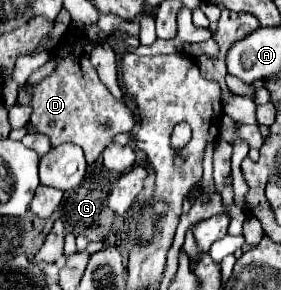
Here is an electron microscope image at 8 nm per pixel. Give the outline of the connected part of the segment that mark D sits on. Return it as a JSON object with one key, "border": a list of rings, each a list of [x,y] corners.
{"border":[[[67,31],[59,43],[51,49],[53,57],[57,57],[57,67],[51,75],[43,77],[35,87],[27,83],[19,89],[19,105],[31,105],[31,125],[35,131],[49,137],[53,147],[63,143],[77,143],[83,147],[87,163],[95,163],[103,149],[111,143],[111,139],[119,133],[127,133],[137,125],[135,111],[117,101],[103,81],[97,75],[97,69],[91,65],[89,55],[97,47],[97,39],[89,39],[85,33]]]}

